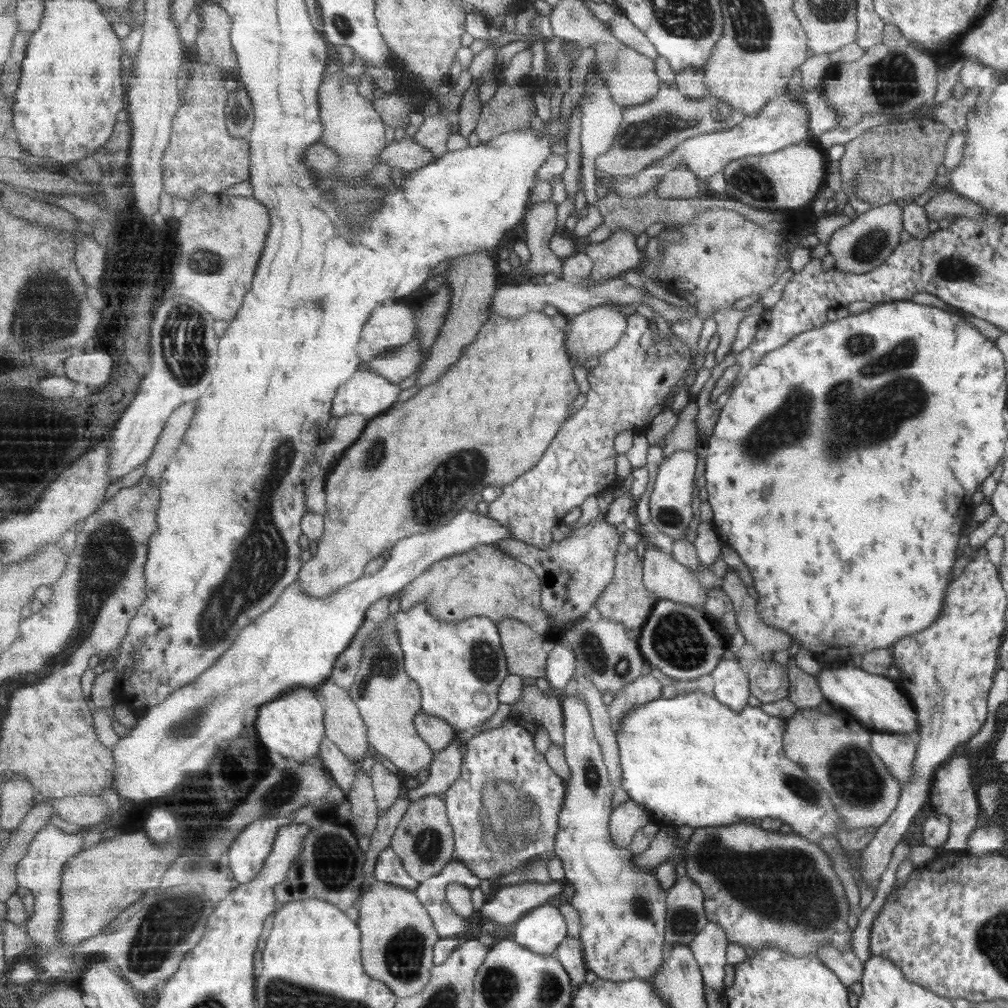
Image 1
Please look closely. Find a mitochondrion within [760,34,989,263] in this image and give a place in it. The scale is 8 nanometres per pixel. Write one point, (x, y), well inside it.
(893, 80)

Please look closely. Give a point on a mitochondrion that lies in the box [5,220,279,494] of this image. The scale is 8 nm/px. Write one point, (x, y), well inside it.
(48, 311)

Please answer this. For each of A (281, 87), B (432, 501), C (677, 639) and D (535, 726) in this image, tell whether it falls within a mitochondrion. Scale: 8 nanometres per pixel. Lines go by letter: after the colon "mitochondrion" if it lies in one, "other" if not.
A: other
B: mitochondrion
C: mitochondrion
D: other

